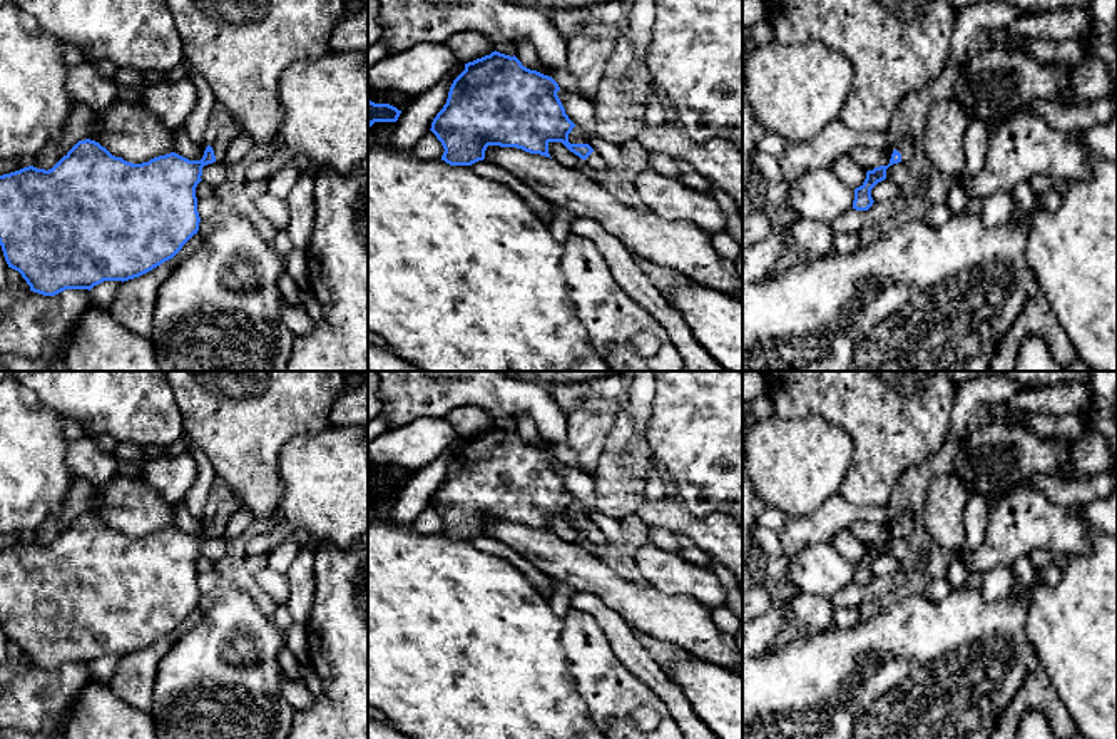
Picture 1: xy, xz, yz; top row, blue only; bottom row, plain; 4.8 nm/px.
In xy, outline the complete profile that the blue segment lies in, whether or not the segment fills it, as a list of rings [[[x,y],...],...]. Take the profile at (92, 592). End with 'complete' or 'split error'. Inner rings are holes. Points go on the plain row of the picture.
[[[236,495],[224,498],[201,535],[176,527],[132,538],[99,517],[79,515],[52,543],[33,540],[0,550],[0,620],[8,642],[18,645],[30,665],[55,670],[65,664],[92,664],[104,655],[129,655],[172,634],[199,605],[196,562],[202,542],[224,537],[229,518],[241,508]]] | split error

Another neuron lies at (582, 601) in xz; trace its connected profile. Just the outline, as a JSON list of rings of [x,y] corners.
[[[575,590],[570,609],[595,619],[607,635],[617,659],[666,704],[684,739],[719,739],[694,712],[682,691],[639,642],[635,630],[597,595]]]

